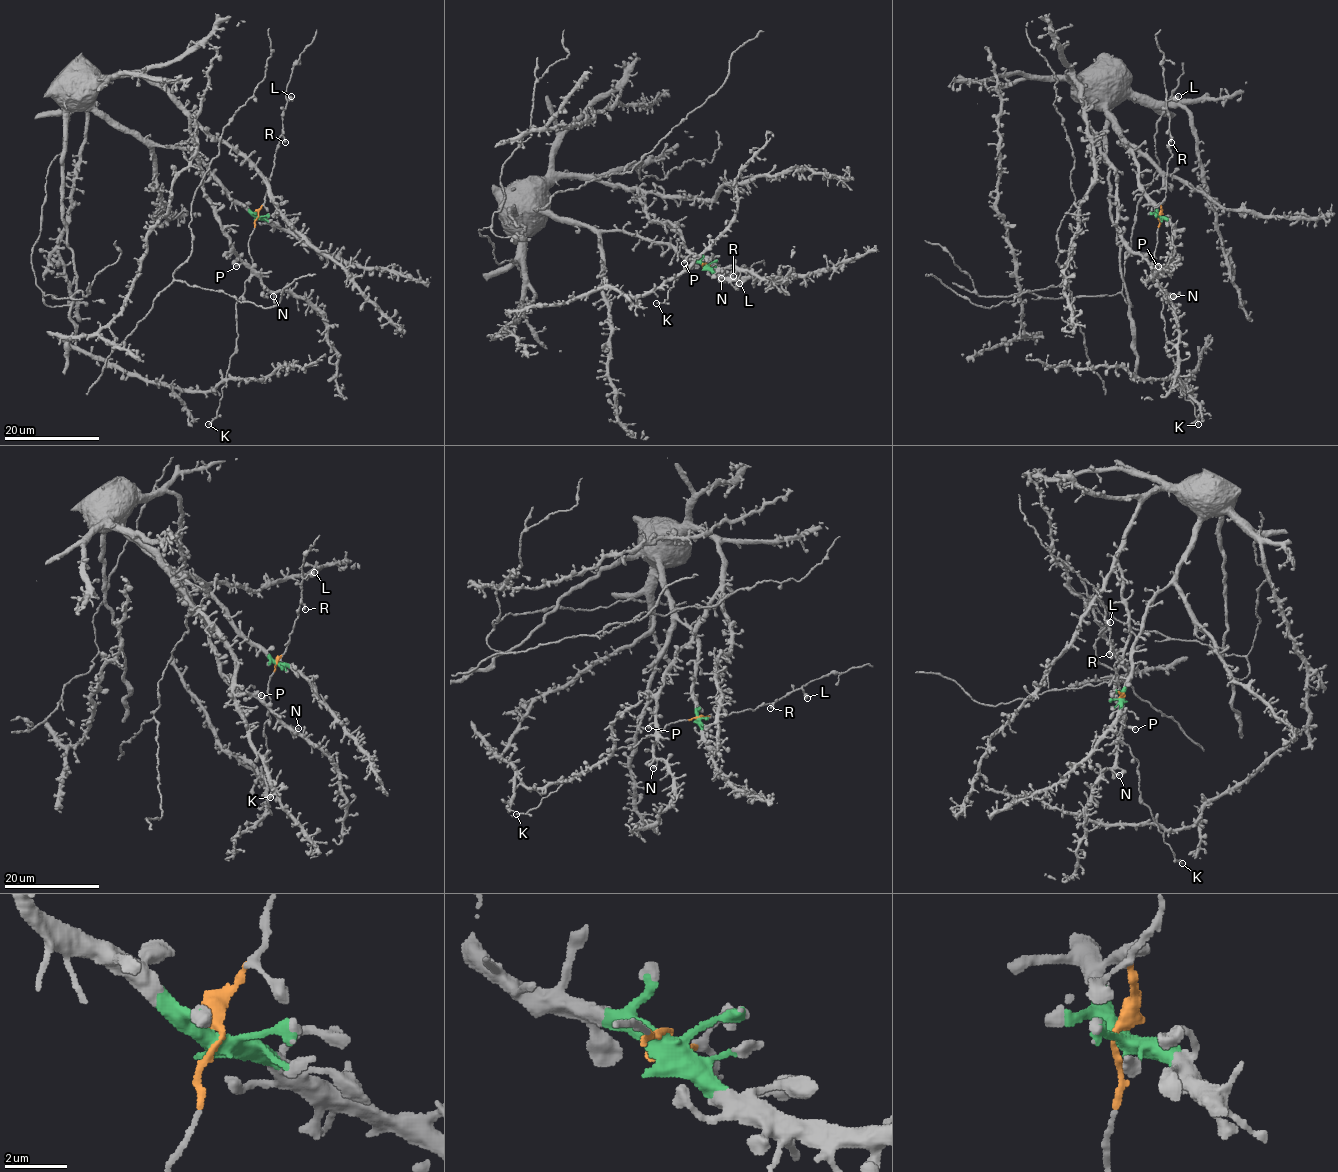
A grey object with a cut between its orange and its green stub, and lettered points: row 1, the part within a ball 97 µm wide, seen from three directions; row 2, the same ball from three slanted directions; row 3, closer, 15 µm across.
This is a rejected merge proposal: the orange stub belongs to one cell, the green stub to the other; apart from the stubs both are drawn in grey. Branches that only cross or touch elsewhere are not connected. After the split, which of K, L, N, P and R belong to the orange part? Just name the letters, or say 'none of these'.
K, L, R

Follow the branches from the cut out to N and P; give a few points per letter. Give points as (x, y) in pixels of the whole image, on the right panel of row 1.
N: (1158, 216), (1114, 116), (1072, 76), (1085, 122), (1115, 176), (1117, 231), (1174, 295)
P: (1158, 216), (1114, 116), (1072, 76), (1085, 122), (1115, 176), (1117, 231), (1133, 252), (1158, 266)

